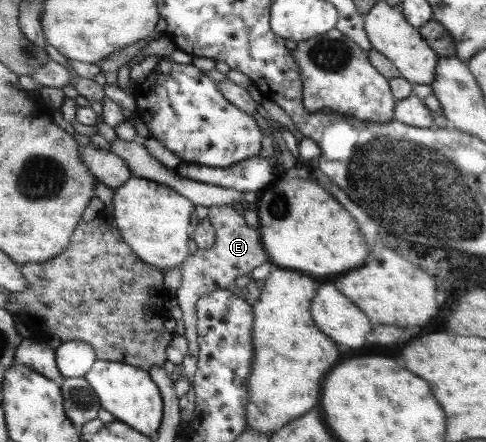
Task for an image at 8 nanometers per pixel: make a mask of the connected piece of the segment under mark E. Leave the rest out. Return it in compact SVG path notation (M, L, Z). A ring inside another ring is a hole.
M212 205L207 208L206 218L215 230L215 239L213 247L198 249L194 254L189 254L181 263L181 283L173 296L180 307L182 320L184 323L184 334L188 350L186 356L181 360L181 375L189 383L189 390L185 395L178 399L179 417L188 422L193 417L195 394L193 393L193 379L196 371L196 362L198 358L198 343L196 342L196 312L194 303L210 291L225 289L231 285L233 279L241 275L248 275L253 268L259 267L262 263L268 261L268 255L262 246L258 230L249 227L244 217L235 211L232 206Z

